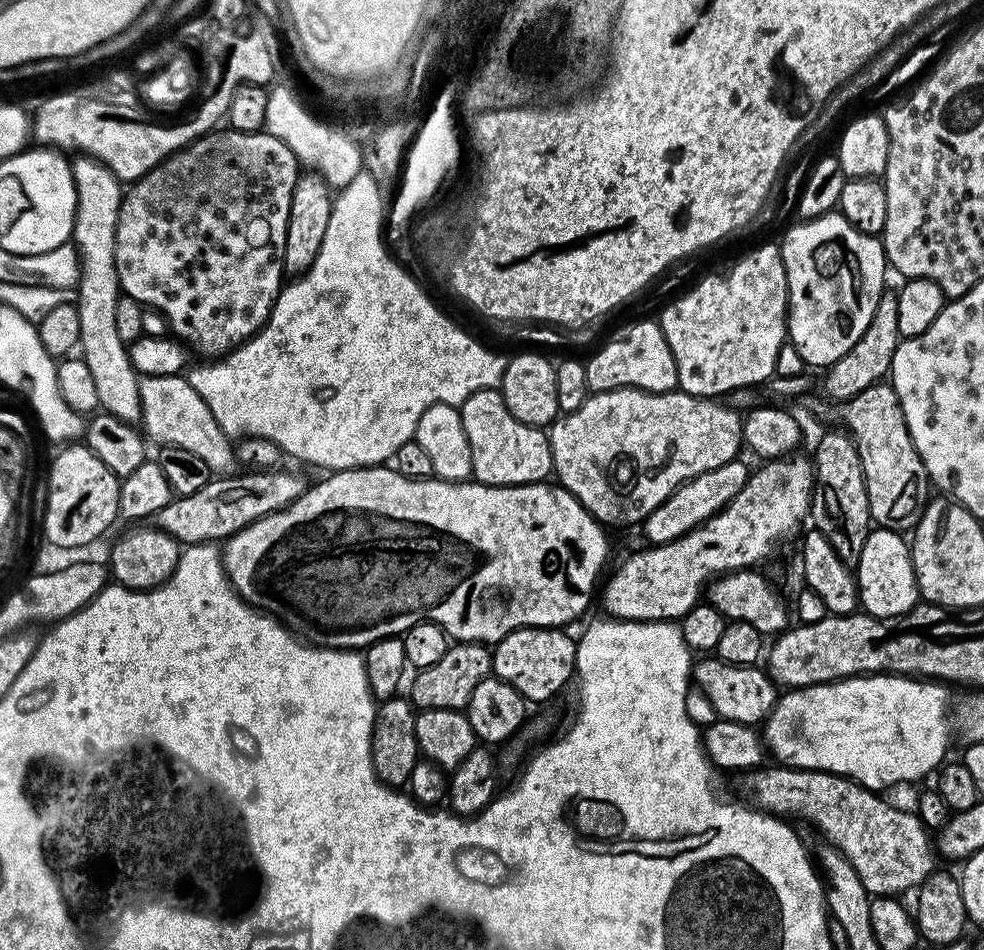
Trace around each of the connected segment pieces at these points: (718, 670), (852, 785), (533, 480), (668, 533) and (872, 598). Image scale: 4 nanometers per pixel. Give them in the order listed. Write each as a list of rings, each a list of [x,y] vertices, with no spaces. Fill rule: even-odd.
[[[722,660],[695,661],[691,679],[700,693],[712,703],[717,717],[749,726],[756,726],[767,717],[778,699],[778,688],[767,671],[756,666],[739,668]]]
[[[761,766],[755,770],[743,773],[744,784],[748,787],[748,796],[757,809],[763,810],[777,818],[792,818],[788,816],[801,816],[809,820],[820,832],[827,843],[840,849],[858,870],[858,878],[862,886],[866,886],[869,897],[894,896],[899,897],[900,892],[907,888],[915,889],[923,884],[934,871],[932,865],[932,852],[928,849],[926,829],[911,811],[903,812],[892,804],[883,800],[883,795],[877,794],[873,789],[863,788],[856,781],[843,776],[835,776],[832,772],[810,772],[807,770],[793,770],[787,766],[768,768]]]
[[[483,388],[459,406],[462,430],[470,446],[472,476],[481,484],[492,484],[495,488],[510,488],[514,484],[539,484],[553,475],[552,451],[548,433],[544,428],[532,428],[518,422],[504,404],[504,395],[496,388]]]
[[[733,462],[719,467],[718,470],[707,471],[706,474],[698,475],[682,485],[662,506],[652,511],[643,521],[642,529],[644,528],[649,538],[647,541],[657,545],[676,540],[692,531],[697,524],[703,523],[712,515],[717,514],[736,496],[737,490],[740,488],[743,474],[738,465],[739,463]]]
[[[873,527],[866,538],[866,546],[862,546],[860,561],[854,566],[856,586],[860,590],[859,607],[882,620],[908,615],[921,599],[912,565],[912,550],[909,541],[900,536],[903,535],[899,531]]]

